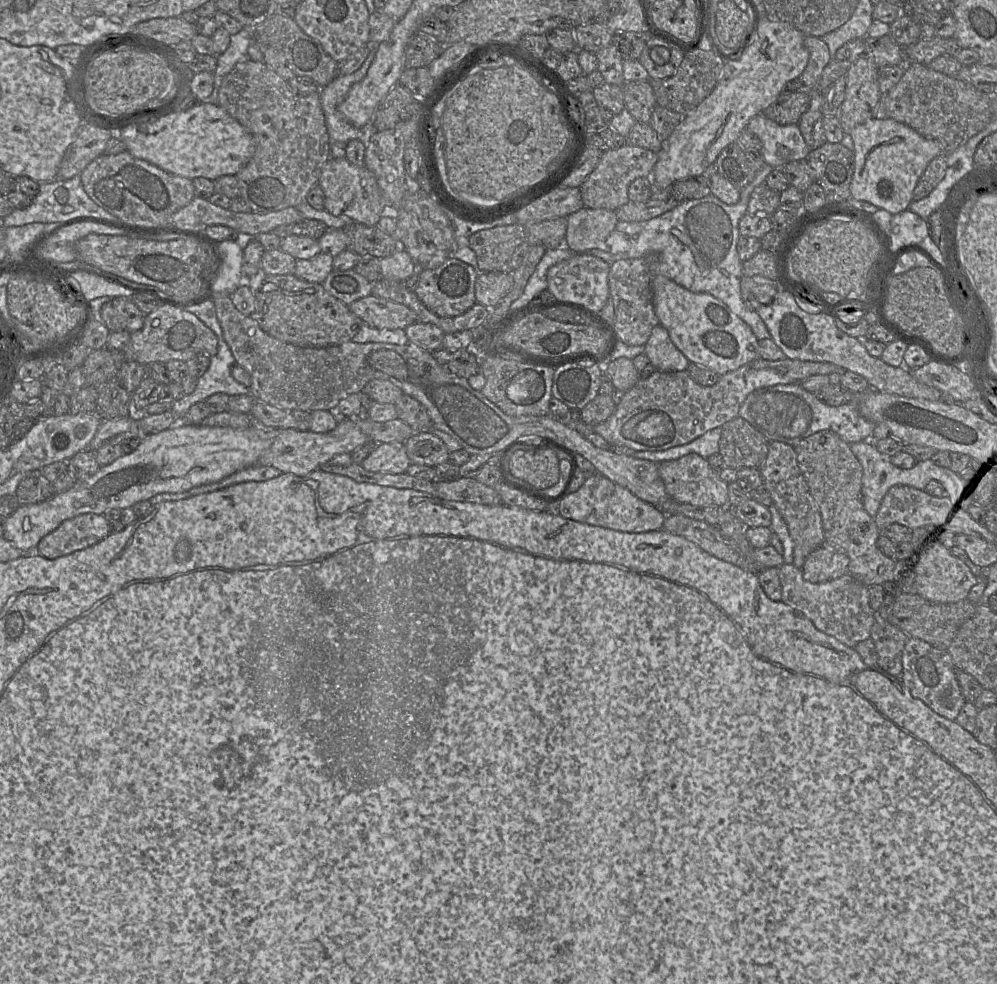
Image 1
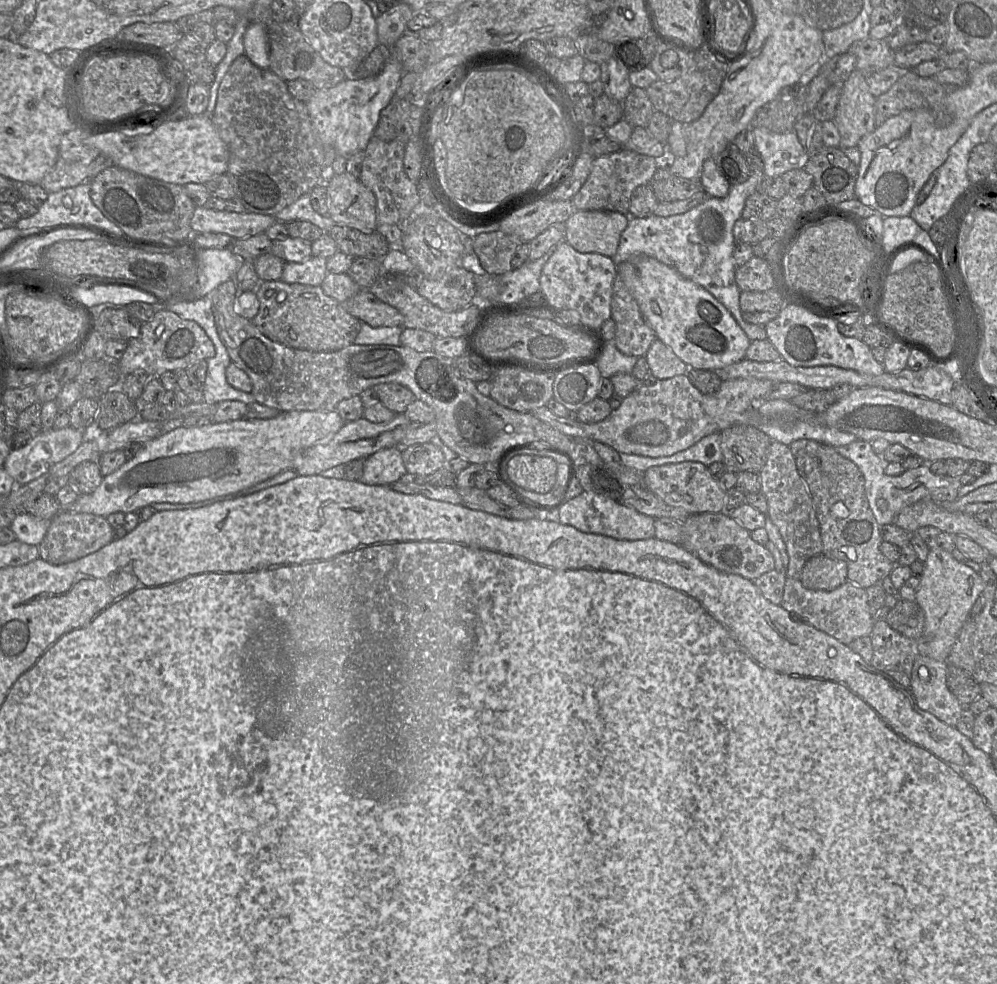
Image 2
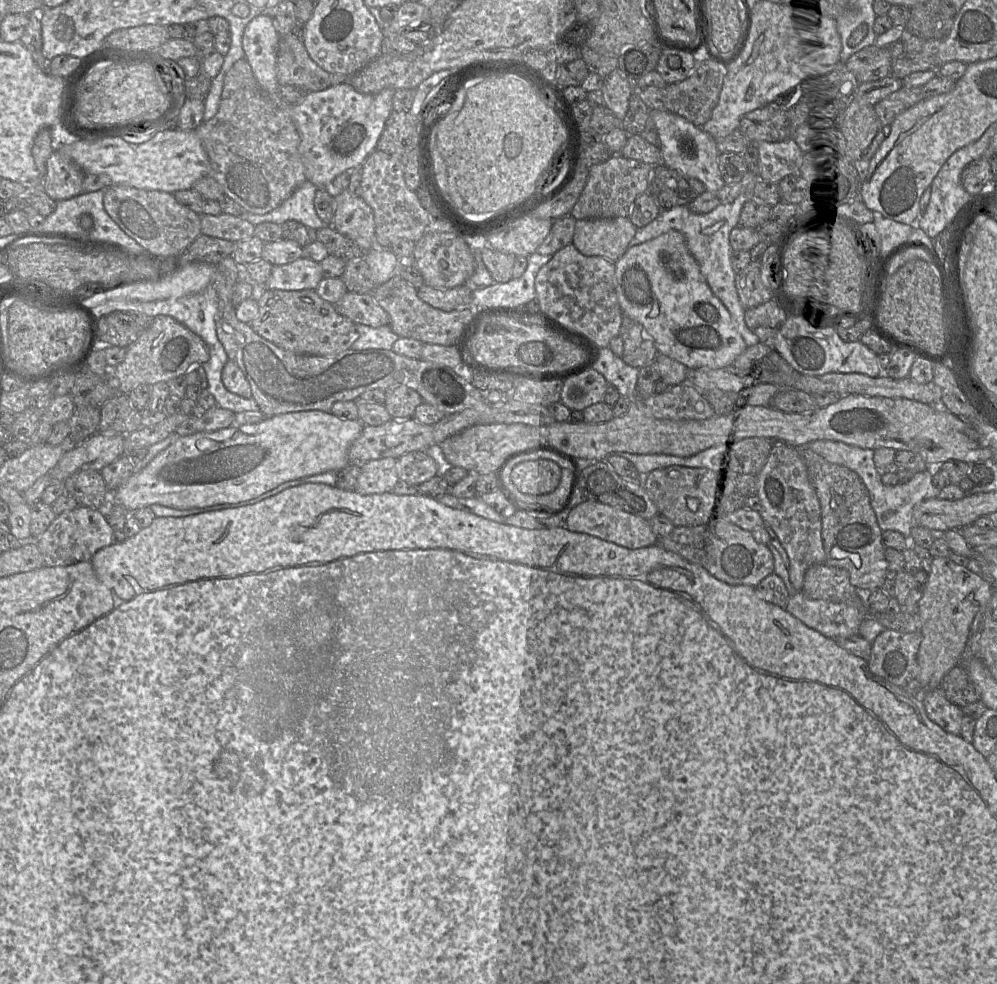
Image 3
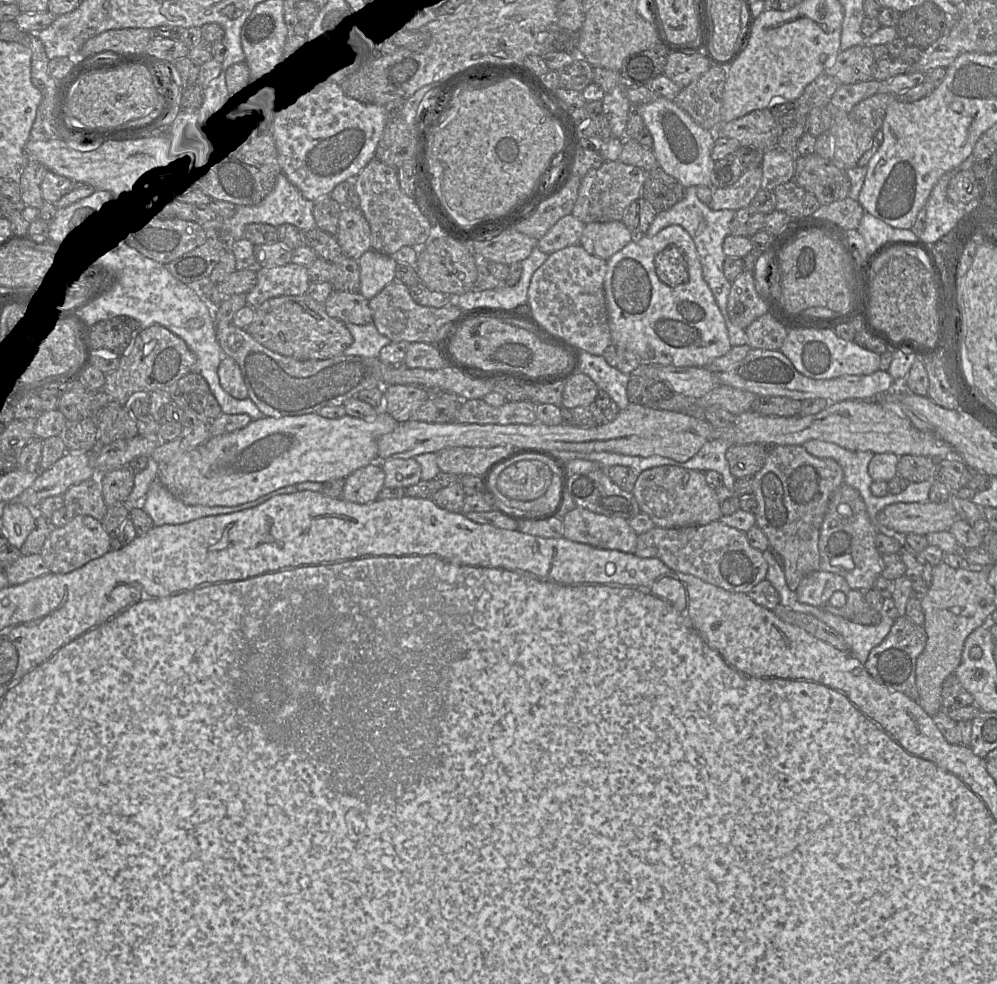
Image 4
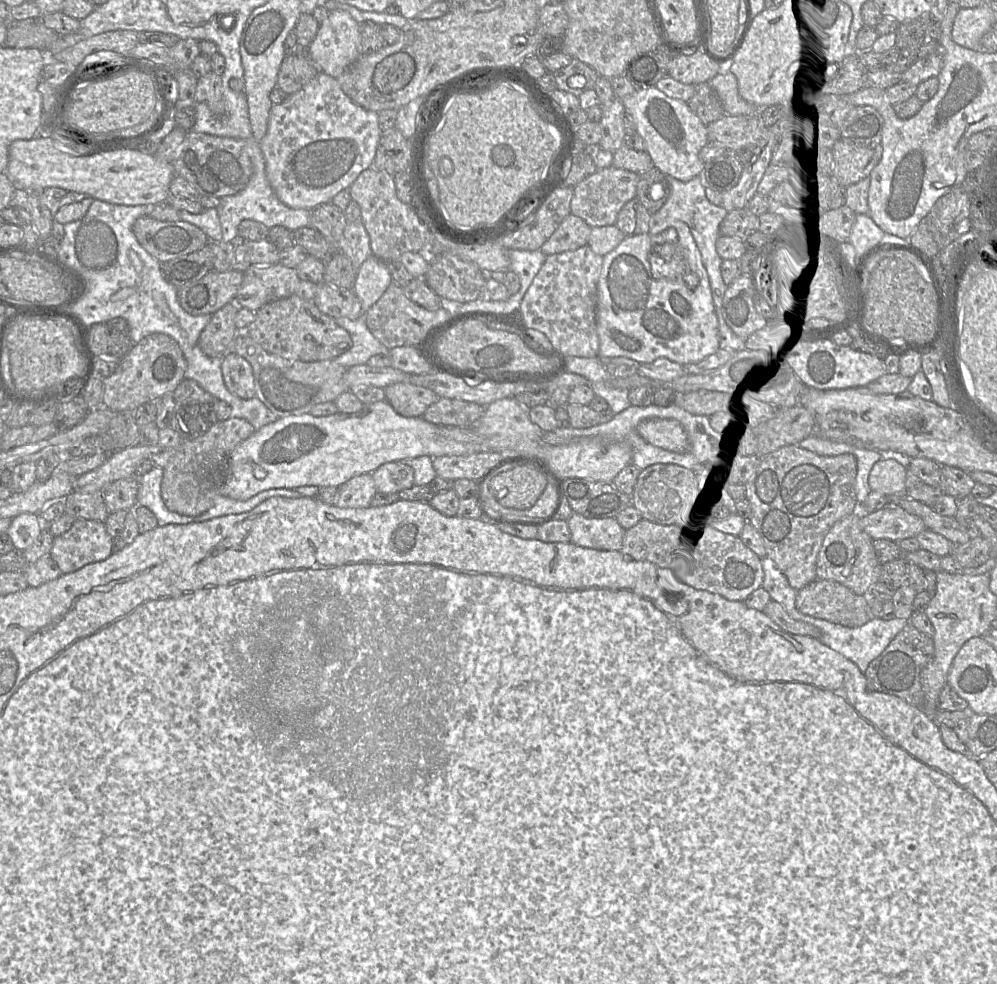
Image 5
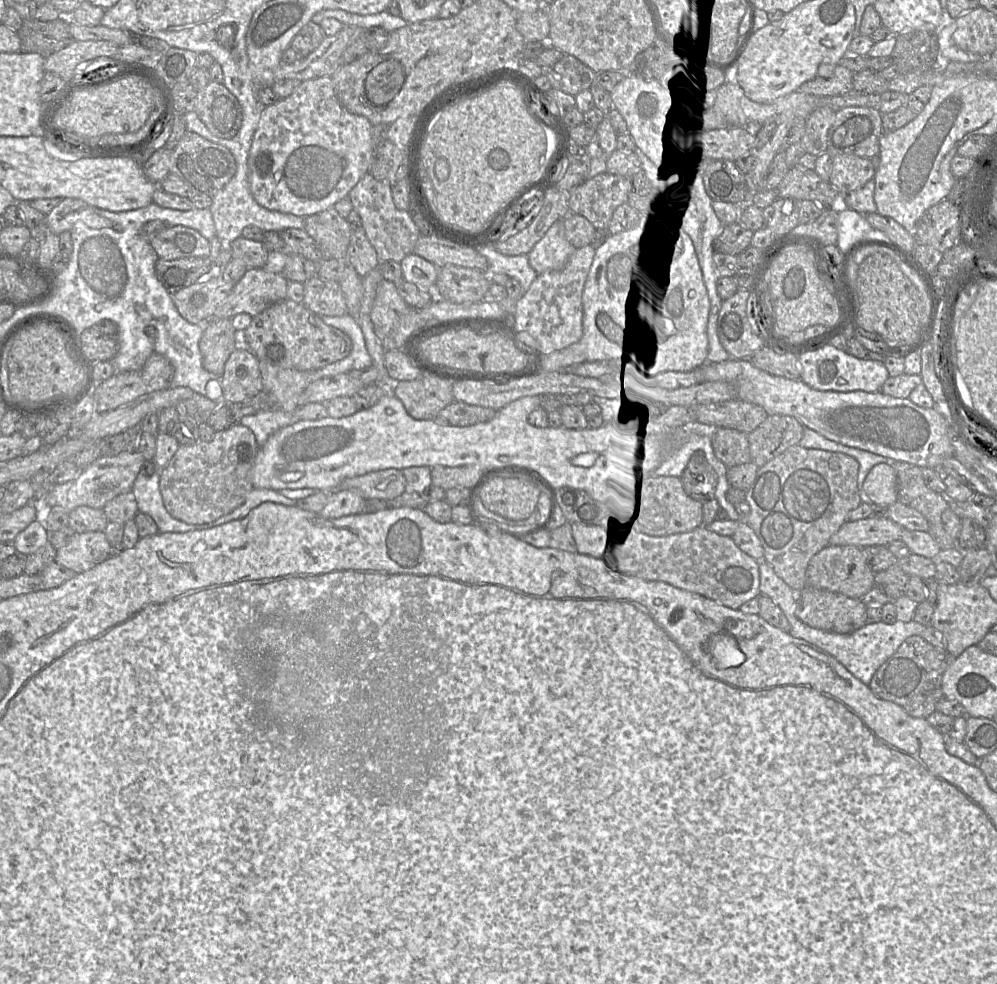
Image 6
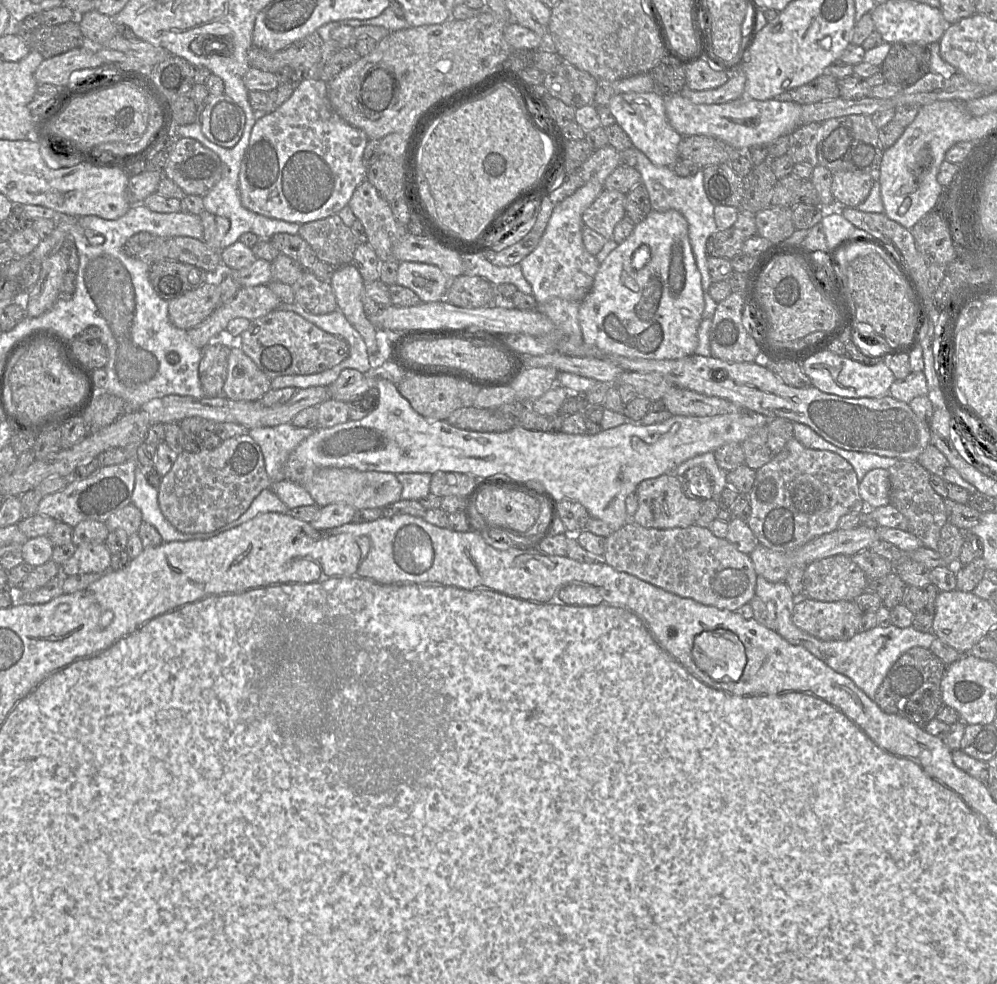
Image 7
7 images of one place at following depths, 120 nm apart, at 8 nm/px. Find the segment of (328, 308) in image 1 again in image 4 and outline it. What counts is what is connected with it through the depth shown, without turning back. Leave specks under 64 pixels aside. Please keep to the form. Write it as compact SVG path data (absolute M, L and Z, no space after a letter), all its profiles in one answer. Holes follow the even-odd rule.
M307 294L279 296L266 300L254 310L248 333L269 350L298 360L325 360L342 355L353 337L345 324L330 317L324 304Z

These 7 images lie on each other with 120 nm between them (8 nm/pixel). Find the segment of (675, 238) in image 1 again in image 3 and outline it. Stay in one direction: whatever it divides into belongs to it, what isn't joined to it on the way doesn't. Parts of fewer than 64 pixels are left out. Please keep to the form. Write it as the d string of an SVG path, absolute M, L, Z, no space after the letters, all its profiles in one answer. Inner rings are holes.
M740 194L732 202L721 204L707 213L694 213L687 205L662 209L658 216L648 225L638 228L630 245L638 245L649 241L670 230L681 232L686 245L697 261L701 275L709 285L714 295L728 309L733 324L747 346L760 343L759 338L748 328L745 321L746 309L741 305L735 285L736 273L731 265L731 255L734 251L729 242L733 228L739 225L740 213L745 202L751 199L750 194Z

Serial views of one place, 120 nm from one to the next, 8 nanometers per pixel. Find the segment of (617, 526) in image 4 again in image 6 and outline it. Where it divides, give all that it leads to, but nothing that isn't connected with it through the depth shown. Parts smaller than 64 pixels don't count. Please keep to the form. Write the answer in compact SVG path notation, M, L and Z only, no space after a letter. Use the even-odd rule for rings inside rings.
M569 524L577 553L595 559L607 559L612 538L601 526Z

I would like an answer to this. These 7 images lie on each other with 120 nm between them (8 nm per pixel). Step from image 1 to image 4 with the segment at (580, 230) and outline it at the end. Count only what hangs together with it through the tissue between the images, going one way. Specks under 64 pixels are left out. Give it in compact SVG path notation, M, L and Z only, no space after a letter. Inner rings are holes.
M619 221L591 222L584 225L579 244L591 255L608 260L634 238Z

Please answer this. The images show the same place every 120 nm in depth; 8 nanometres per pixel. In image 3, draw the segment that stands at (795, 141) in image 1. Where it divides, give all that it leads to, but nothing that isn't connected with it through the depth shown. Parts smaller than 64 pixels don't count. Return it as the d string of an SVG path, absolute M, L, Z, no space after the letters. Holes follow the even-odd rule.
M793 138L780 142L759 141L759 178L767 182L779 183L783 178L799 174L805 154Z

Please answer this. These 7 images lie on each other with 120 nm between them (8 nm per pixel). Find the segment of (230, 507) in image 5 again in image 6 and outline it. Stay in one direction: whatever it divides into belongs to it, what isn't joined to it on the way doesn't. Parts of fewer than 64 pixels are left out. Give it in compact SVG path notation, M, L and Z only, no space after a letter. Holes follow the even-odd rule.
M253 489L247 494L245 501L240 506L238 506L232 512L220 517L219 519L208 523L214 523L215 527L230 521L245 518L254 508L267 502L286 506L296 505L295 500L285 497L278 491L272 489Z

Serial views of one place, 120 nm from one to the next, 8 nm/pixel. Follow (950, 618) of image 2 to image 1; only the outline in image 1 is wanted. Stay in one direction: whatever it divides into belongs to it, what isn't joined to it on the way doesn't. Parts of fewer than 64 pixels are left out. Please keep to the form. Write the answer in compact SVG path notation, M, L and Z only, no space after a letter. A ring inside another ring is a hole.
M940 539L928 540L922 551L919 572L920 584L917 593L933 603L956 603L965 600L978 582L969 566L954 554L951 546Z

